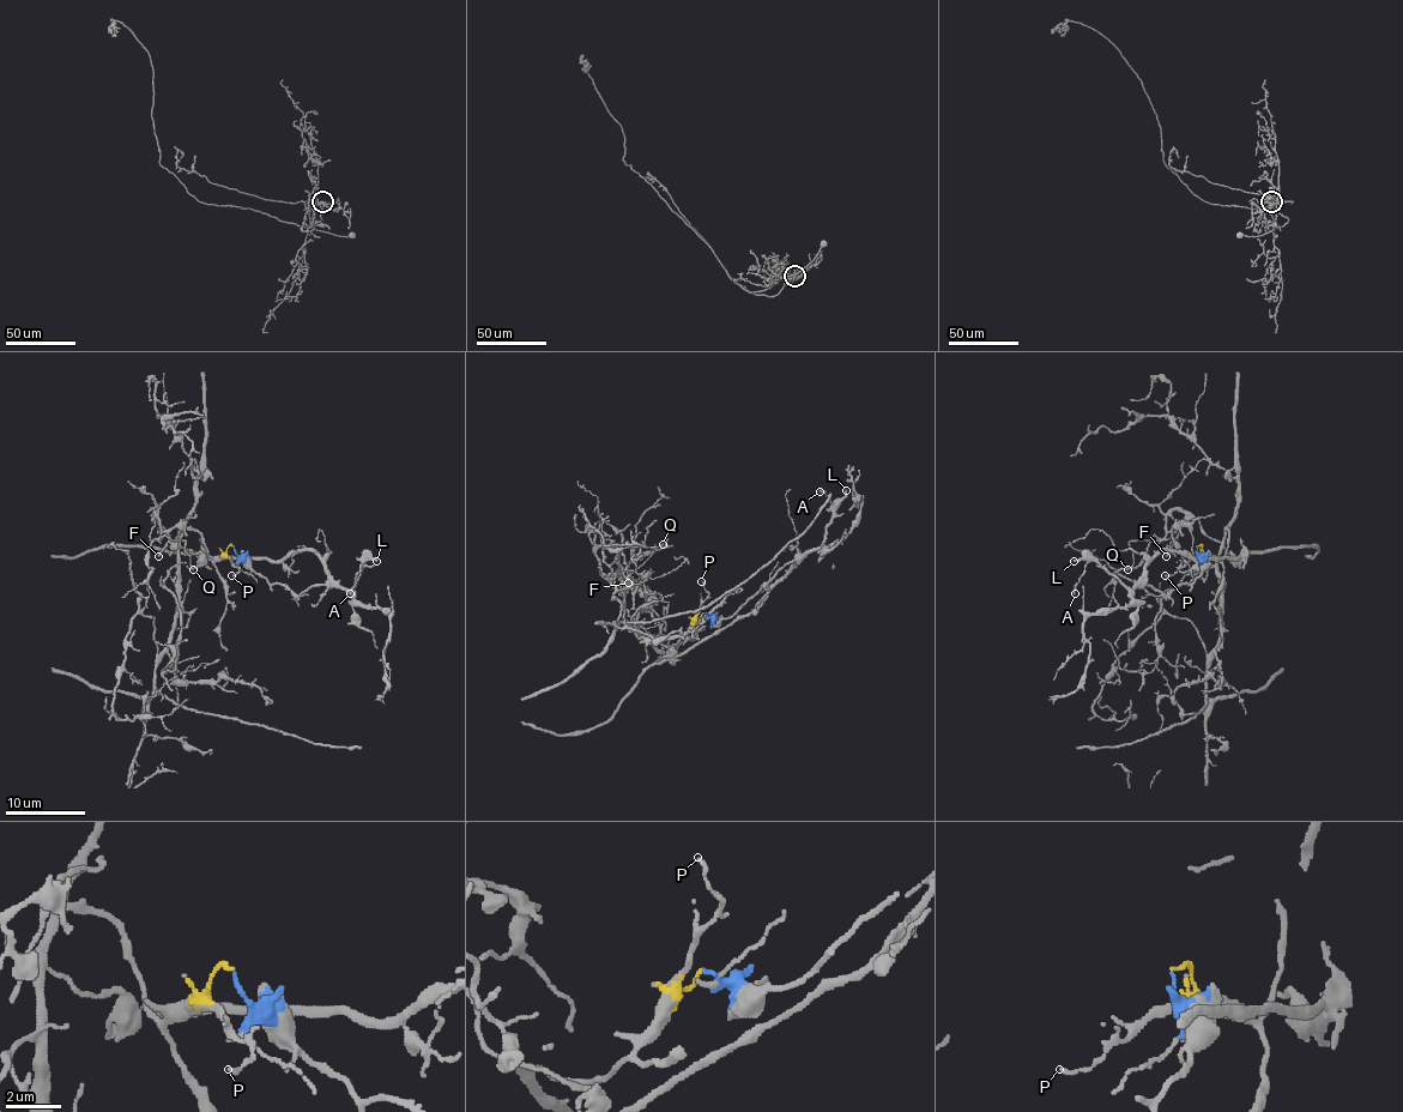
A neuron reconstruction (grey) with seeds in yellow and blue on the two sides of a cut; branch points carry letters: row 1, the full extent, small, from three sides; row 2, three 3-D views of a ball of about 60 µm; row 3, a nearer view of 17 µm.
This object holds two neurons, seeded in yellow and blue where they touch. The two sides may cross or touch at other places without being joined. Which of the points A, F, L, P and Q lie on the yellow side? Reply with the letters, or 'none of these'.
F, P, Q

